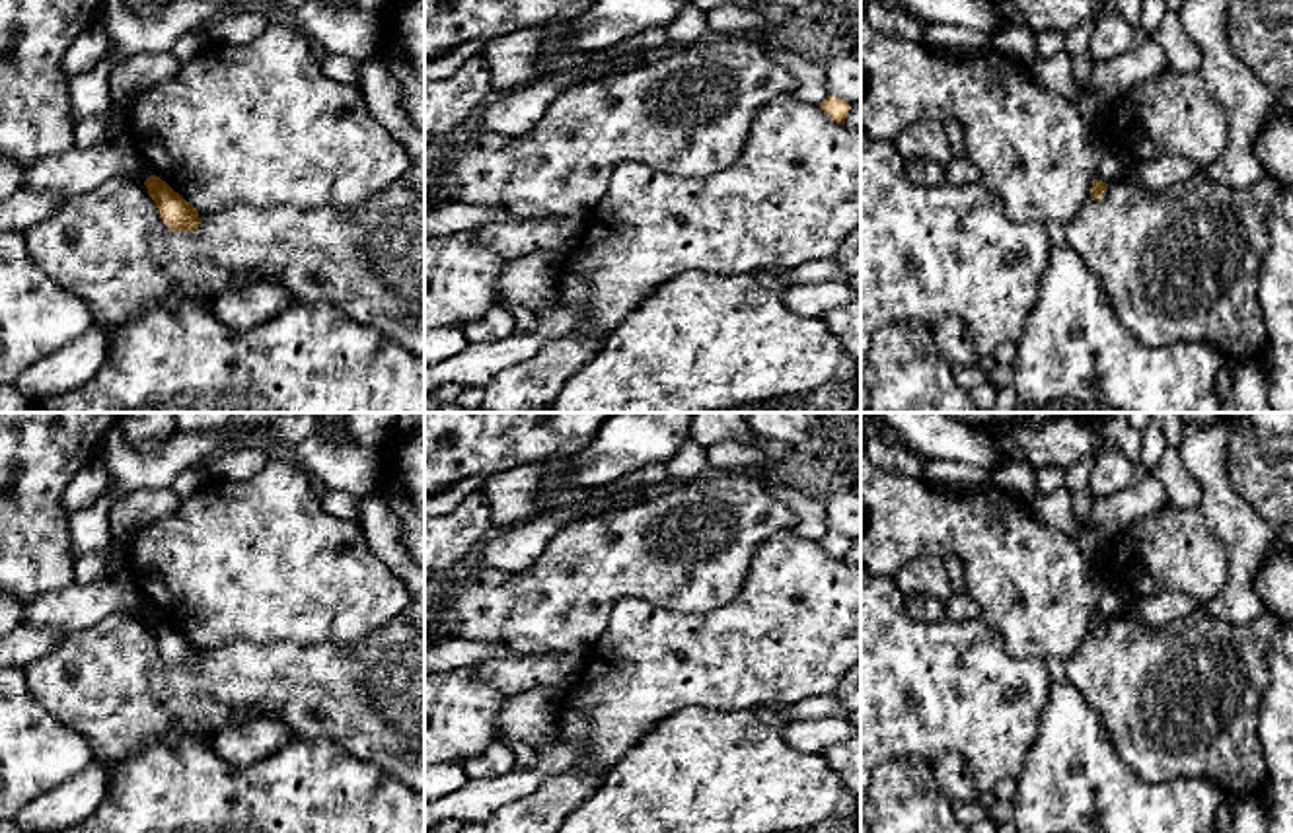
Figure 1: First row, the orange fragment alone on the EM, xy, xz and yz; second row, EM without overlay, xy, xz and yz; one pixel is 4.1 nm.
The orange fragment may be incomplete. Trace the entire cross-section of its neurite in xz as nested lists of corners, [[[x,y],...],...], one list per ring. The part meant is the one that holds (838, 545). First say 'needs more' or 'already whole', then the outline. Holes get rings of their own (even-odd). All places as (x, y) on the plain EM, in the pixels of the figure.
already whole; [[[828,531],[828,533],[820,539],[820,543],[824,545],[824,549],[826,549],[831,557],[841,559],[841,561],[845,561],[845,555],[847,555],[847,551],[849,551],[849,547],[851,547],[851,541],[849,541],[847,537],[843,537],[843,535],[835,533],[835,531]]]

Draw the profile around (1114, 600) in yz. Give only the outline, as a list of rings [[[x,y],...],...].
[[[1102,584],[1096,615],[1102,619],[1116,619],[1126,611],[1131,611],[1135,598],[1118,584]]]

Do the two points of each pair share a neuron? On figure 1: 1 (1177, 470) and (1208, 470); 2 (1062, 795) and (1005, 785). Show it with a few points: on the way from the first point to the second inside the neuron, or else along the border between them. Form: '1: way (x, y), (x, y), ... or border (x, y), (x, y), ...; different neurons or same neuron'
1: border (1177, 446), (1181, 462), (1200, 489), (1200, 508); different neurons
2: border (1017, 779), (1017, 791), (1011, 798); different neurons

